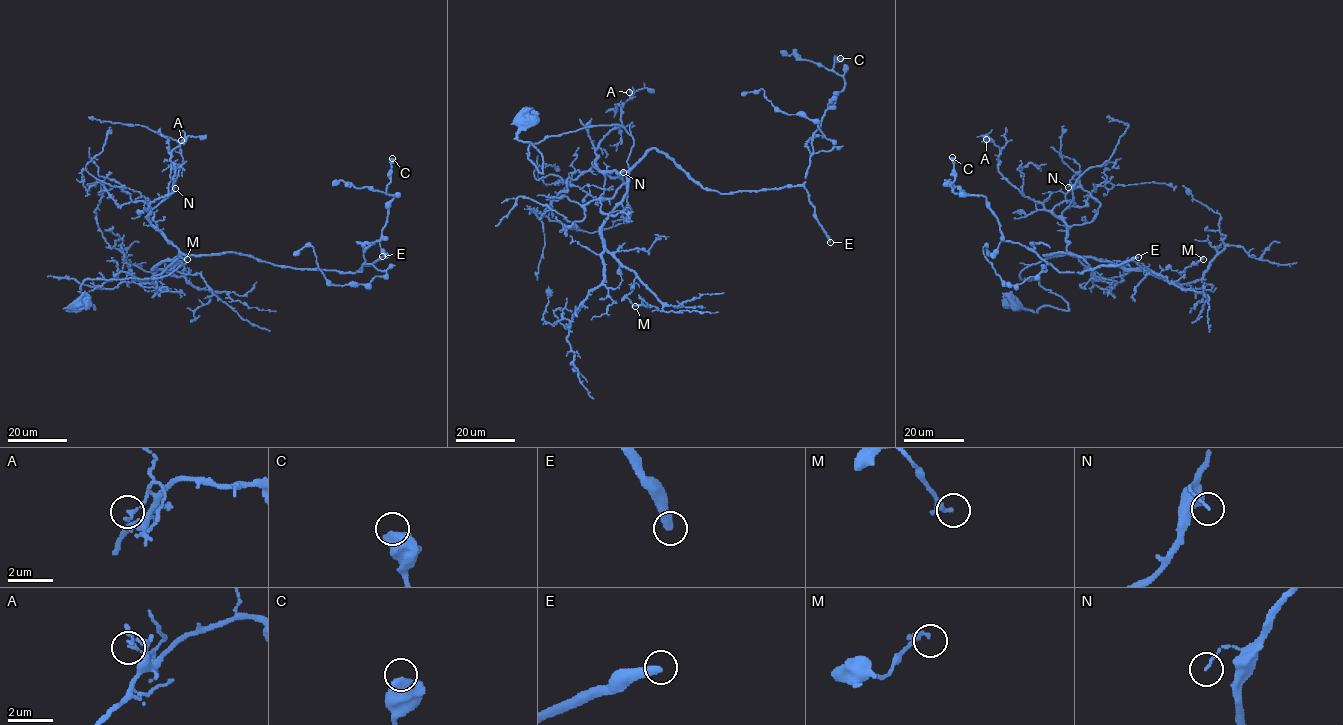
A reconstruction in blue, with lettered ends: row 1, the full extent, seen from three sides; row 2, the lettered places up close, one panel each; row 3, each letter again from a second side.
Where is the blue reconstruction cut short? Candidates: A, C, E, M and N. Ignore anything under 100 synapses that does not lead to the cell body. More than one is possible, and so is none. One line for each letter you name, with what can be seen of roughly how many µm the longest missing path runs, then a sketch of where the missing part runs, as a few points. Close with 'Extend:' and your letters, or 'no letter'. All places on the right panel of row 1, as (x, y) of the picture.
E: about 110 µm are missing; missing branch runs (1138, 257), (1177, 248), (1185, 237), (1183, 205), (1177, 189), (1188, 168), (1185, 124), (1152, 90), (1135, 64)
Extend: E

